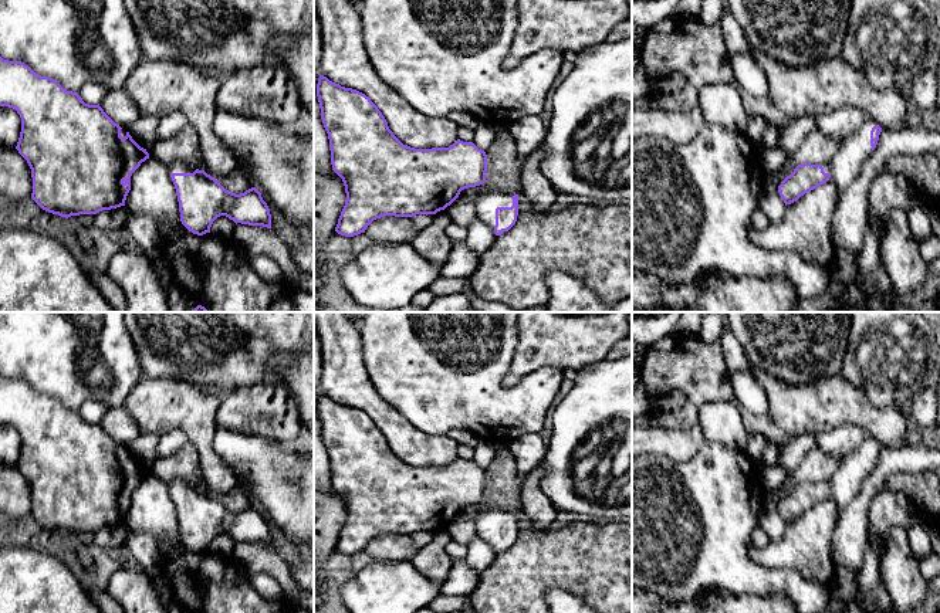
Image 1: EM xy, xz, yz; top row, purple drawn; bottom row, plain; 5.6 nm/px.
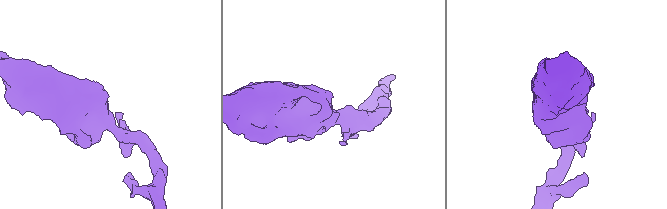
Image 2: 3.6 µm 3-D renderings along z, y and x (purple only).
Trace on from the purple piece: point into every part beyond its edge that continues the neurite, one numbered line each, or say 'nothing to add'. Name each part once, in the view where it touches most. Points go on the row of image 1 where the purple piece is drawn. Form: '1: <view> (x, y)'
1: xz (486, 206)

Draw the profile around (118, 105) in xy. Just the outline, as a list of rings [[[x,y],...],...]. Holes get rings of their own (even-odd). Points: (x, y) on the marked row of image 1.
[[[124,88],[108,91],[99,106],[115,123],[125,129],[142,116],[135,101]]]

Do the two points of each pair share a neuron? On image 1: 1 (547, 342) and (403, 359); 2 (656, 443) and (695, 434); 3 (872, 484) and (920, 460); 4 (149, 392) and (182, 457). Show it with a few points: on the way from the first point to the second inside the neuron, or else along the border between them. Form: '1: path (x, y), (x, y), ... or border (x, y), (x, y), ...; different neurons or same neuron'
1: border (517, 327), (517, 346), (506, 378); different neurons
2: path (666, 442), (685, 442); same neuron
3: path (883, 473), (896, 460), (909, 460); same neuron
4: border (189, 440), (198, 456), (198, 474); different neurons

